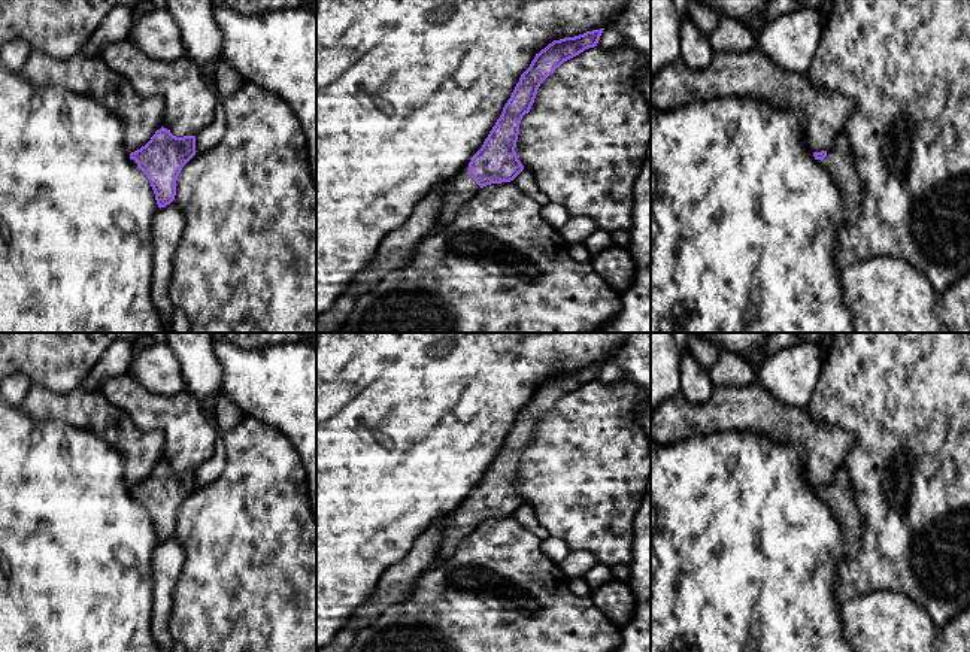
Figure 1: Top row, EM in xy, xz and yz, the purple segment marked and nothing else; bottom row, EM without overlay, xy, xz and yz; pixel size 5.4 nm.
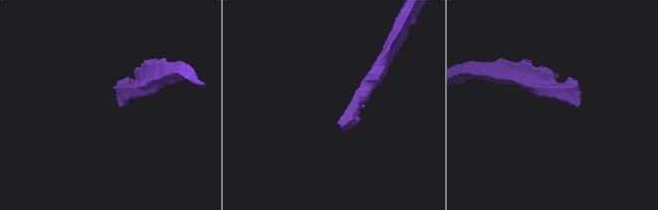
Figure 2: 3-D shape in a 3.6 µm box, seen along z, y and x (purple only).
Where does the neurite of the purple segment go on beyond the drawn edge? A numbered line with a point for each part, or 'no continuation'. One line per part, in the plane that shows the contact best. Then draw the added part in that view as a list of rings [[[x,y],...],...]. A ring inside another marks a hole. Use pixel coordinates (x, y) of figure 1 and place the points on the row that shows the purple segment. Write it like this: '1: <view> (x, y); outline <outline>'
1: xz (461, 188); outline [[[466,166],[452,181],[449,181],[442,194],[442,206],[430,234],[440,231],[458,213],[458,210],[469,203],[470,198],[481,189]],[[428,234],[428,236],[430,236]]]

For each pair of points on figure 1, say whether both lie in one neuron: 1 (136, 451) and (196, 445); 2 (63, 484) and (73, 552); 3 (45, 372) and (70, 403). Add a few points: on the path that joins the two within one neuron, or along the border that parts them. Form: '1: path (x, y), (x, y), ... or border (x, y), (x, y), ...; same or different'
1: border (136, 425), (163, 434), (163, 460); different
2: path (63, 500), (63, 536); same
3: border (32, 382), (60, 393), (70, 393), (79, 387); different

